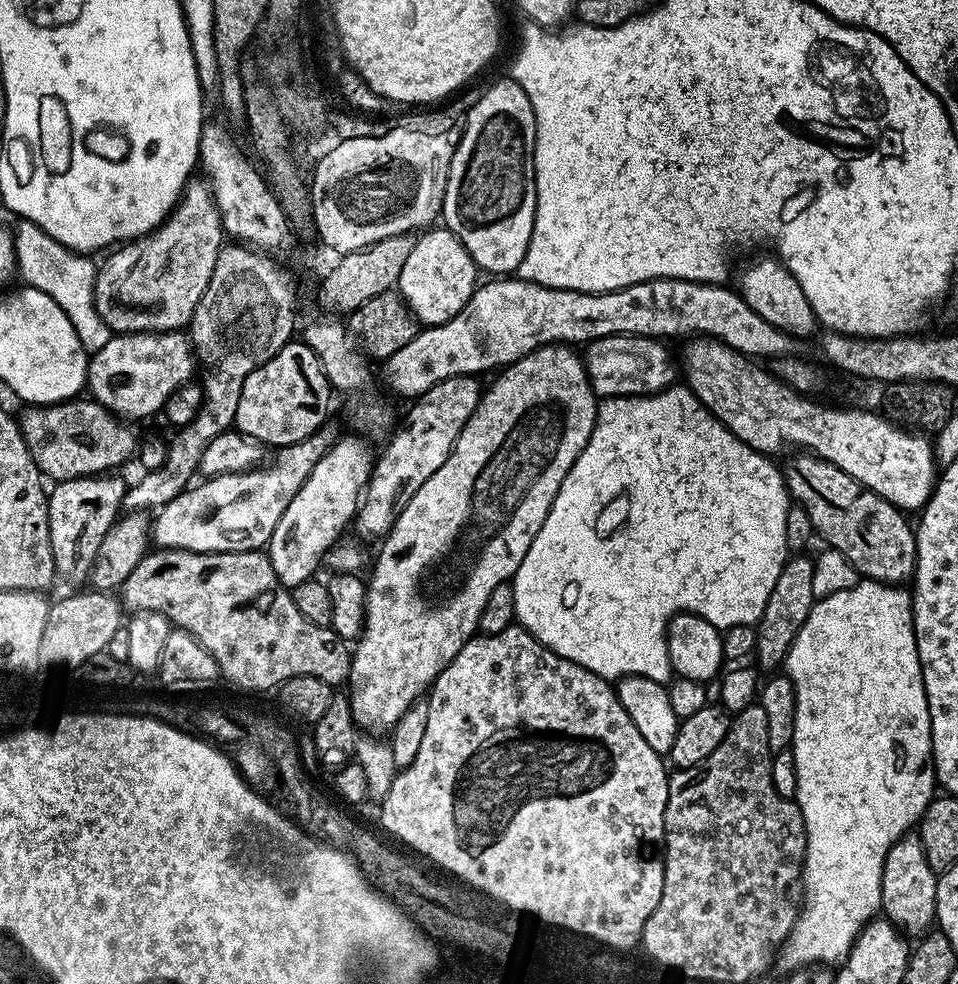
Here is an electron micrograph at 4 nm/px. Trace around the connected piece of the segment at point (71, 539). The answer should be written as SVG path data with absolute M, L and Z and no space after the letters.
M97 474L81 476L78 480L61 480L47 493L49 510L50 550L53 551L55 575L60 580L69 580L72 586L80 586L89 579L91 564L102 543L102 538L110 530L122 512L122 502L126 491L126 484L116 477L116 474Z

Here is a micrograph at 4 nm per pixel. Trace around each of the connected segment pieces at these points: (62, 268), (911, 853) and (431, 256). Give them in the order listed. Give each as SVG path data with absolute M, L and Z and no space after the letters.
M19 219L13 229L16 264L19 277L25 285L32 286L50 296L71 321L82 347L88 354L97 352L112 340L113 332L101 320L93 298L97 265L87 255L70 251L36 223Z
M919 835L902 836L890 846L886 862L882 866L880 887L880 912L897 932L905 938L923 938L933 931L936 924L936 899L938 873L926 862L926 854L920 845Z
M436 226L425 231L417 239L414 250L410 250L410 258L406 258L406 264L402 266L398 295L421 325L445 324L447 320L453 320L472 297L478 286L476 275L476 264L458 237L449 228Z

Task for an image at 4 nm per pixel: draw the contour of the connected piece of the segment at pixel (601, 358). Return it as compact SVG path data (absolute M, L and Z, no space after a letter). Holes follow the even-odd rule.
M603 336L583 349L582 361L597 397L653 396L673 383L667 343L651 336ZM585 351L585 352L584 352Z

